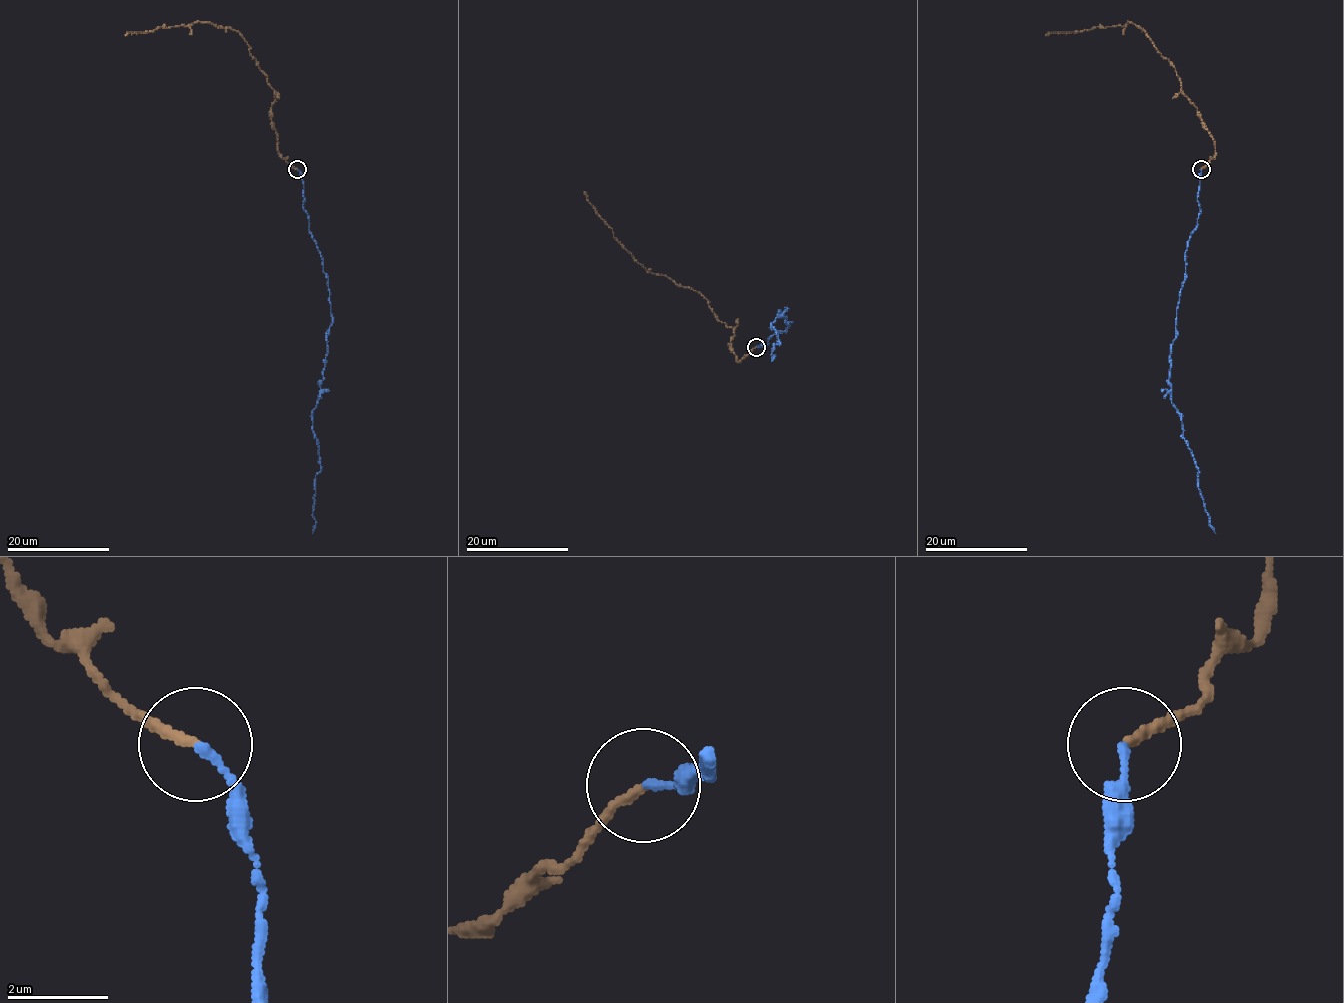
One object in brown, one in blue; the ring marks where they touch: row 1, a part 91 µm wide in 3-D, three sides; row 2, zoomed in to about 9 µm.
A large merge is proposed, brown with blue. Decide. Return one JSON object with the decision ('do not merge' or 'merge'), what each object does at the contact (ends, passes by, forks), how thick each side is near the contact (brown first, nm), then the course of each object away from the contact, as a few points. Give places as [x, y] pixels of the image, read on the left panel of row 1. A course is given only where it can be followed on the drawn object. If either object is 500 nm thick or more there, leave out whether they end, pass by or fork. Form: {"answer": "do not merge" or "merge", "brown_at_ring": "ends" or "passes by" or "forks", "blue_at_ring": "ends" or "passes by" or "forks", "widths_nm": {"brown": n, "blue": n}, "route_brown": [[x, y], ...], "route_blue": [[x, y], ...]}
{"answer": "merge", "brown_at_ring": "ends", "blue_at_ring": "ends", "widths_nm": {"brown": 180, "blue": 150}, "route_brown": [[297, 169], [280, 155], [271, 120], [275, 91], [238, 32], [205, 21], [125, 36]], "route_blue": [[297, 169], [309, 232], [328, 280], [332, 323], [313, 412], [320, 470], [315, 475], [313, 533]]}

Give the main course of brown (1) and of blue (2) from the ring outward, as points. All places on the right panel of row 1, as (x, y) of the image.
1: (1201, 169), (1215, 155), (1215, 141), (1183, 91), (1174, 65), (1142, 28), (1129, 21), (1045, 36)
2: (1201, 169), (1197, 227), (1187, 245), (1169, 380), (1171, 403), (1198, 470), (1197, 487), (1215, 533)

